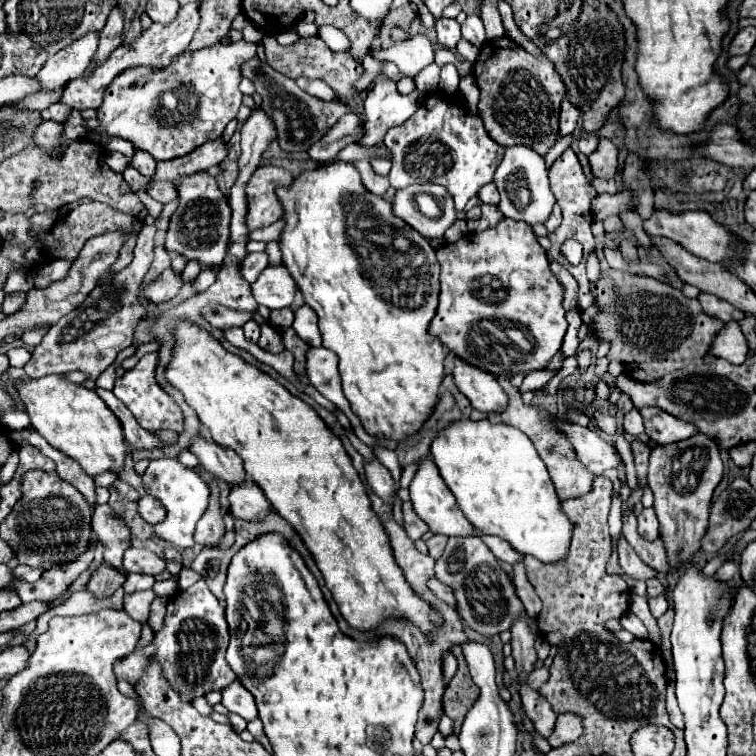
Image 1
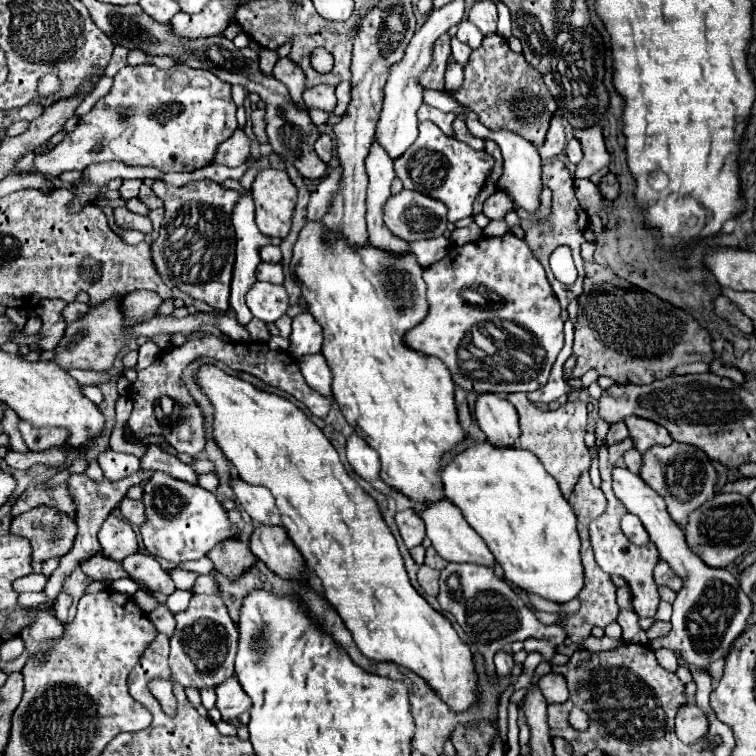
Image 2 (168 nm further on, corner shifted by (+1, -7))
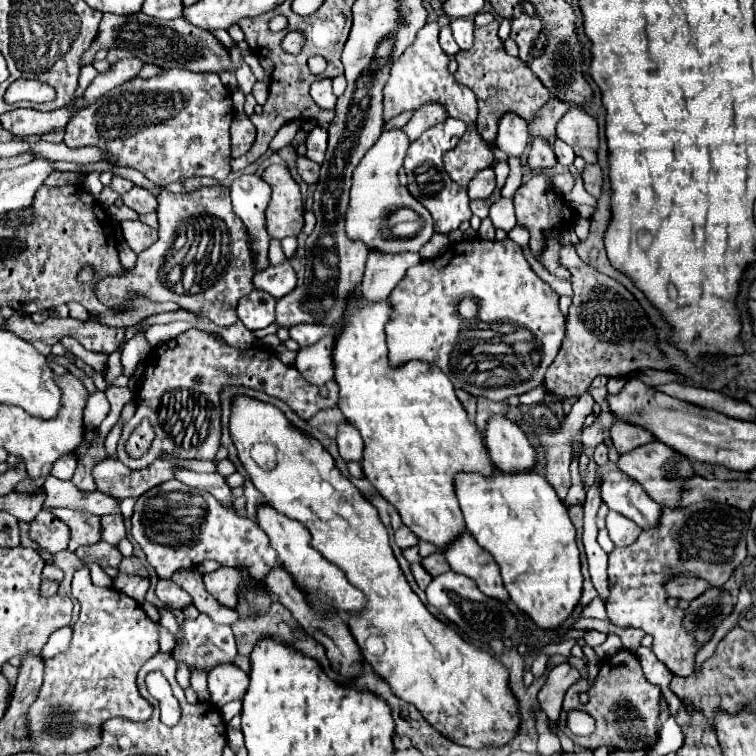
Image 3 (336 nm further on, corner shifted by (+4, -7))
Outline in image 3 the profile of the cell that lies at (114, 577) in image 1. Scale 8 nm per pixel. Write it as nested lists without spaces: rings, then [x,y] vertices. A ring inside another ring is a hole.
[[[97,542],[89,548],[81,548],[81,552],[75,552],[79,558],[89,558],[91,562],[99,562],[101,566],[111,566],[117,568],[119,562],[123,560],[121,552],[117,548],[109,548],[109,544]]]

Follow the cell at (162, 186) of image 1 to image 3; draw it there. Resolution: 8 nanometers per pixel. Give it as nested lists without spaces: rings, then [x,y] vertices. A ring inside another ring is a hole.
[[[133,186],[131,192],[123,196],[123,202],[129,208],[133,208],[135,212],[139,212],[139,214],[143,214],[143,212],[155,212],[155,208],[157,208],[155,196],[147,188],[141,188],[141,186]]]

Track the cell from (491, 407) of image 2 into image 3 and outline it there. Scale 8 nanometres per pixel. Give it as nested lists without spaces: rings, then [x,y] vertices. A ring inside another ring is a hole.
[[[353,292],[347,298],[345,312],[339,320],[341,330],[333,342],[333,366],[335,366],[335,382],[339,386],[339,410],[343,412],[345,420],[353,424],[363,440],[365,452],[361,468],[367,480],[379,490],[379,494],[397,508],[405,526],[409,526],[419,540],[433,542],[439,550],[447,546],[459,532],[465,530],[463,514],[459,510],[455,492],[453,492],[453,474],[459,470],[465,472],[483,472],[489,474],[493,464],[505,472],[519,472],[519,470],[533,470],[535,466],[535,450],[529,444],[525,432],[511,422],[507,416],[493,414],[487,420],[485,428],[485,444],[481,432],[477,432],[475,424],[469,420],[465,408],[455,396],[453,384],[435,364],[425,364],[421,360],[411,360],[401,366],[391,366],[387,358],[387,344],[385,344],[385,324],[393,314],[391,302],[371,302],[361,296],[361,292]]]

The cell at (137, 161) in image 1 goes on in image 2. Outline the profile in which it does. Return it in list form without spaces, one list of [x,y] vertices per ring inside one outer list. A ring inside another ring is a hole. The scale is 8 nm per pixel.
[[[212,180],[192,182],[184,188],[174,188],[164,182],[154,182],[152,190],[164,200],[164,220],[158,238],[152,242],[152,262],[166,286],[178,288],[192,300],[202,300],[214,310],[230,308],[232,264],[236,260],[236,234],[232,228],[232,210],[240,200],[236,190],[230,190]]]

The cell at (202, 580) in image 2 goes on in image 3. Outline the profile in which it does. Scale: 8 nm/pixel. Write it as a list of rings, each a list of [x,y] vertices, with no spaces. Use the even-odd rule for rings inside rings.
[[[219,568],[215,572],[203,574],[205,590],[223,606],[235,608],[237,588],[241,584],[241,574],[235,568]]]

